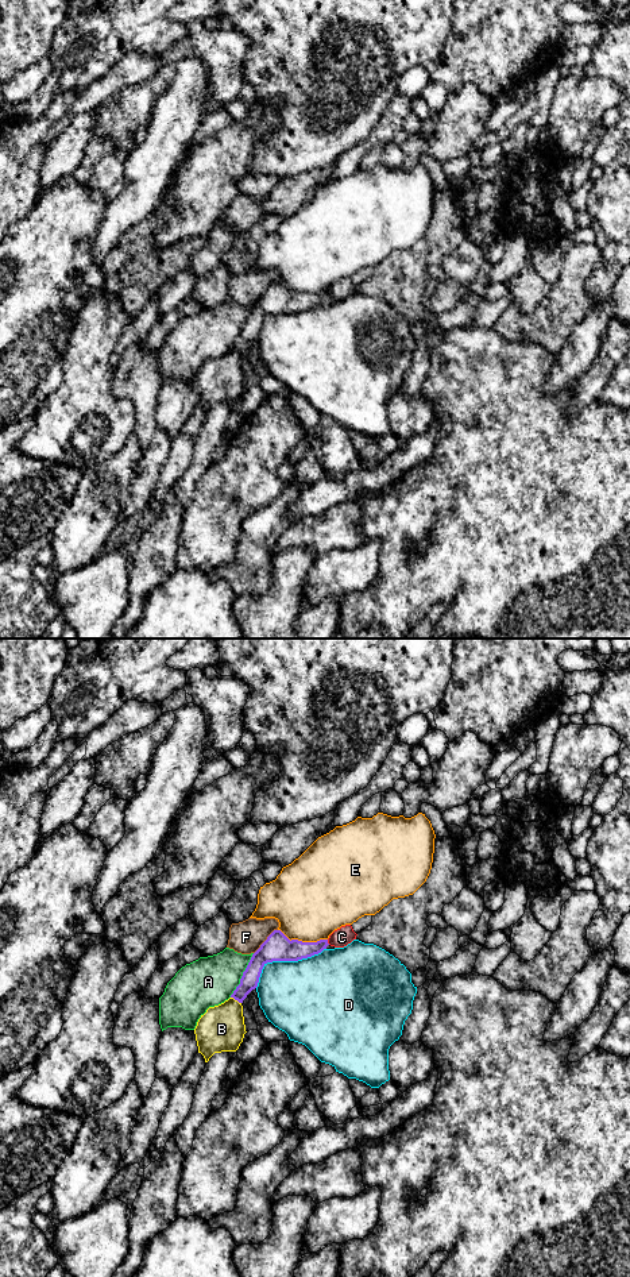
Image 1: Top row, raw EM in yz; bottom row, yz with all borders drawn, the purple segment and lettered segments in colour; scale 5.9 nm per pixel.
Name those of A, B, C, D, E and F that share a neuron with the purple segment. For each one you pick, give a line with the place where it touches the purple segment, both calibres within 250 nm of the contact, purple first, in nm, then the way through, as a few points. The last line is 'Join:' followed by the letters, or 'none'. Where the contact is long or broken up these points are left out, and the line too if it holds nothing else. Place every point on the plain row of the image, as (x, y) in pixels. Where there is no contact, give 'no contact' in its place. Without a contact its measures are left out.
Join: none

